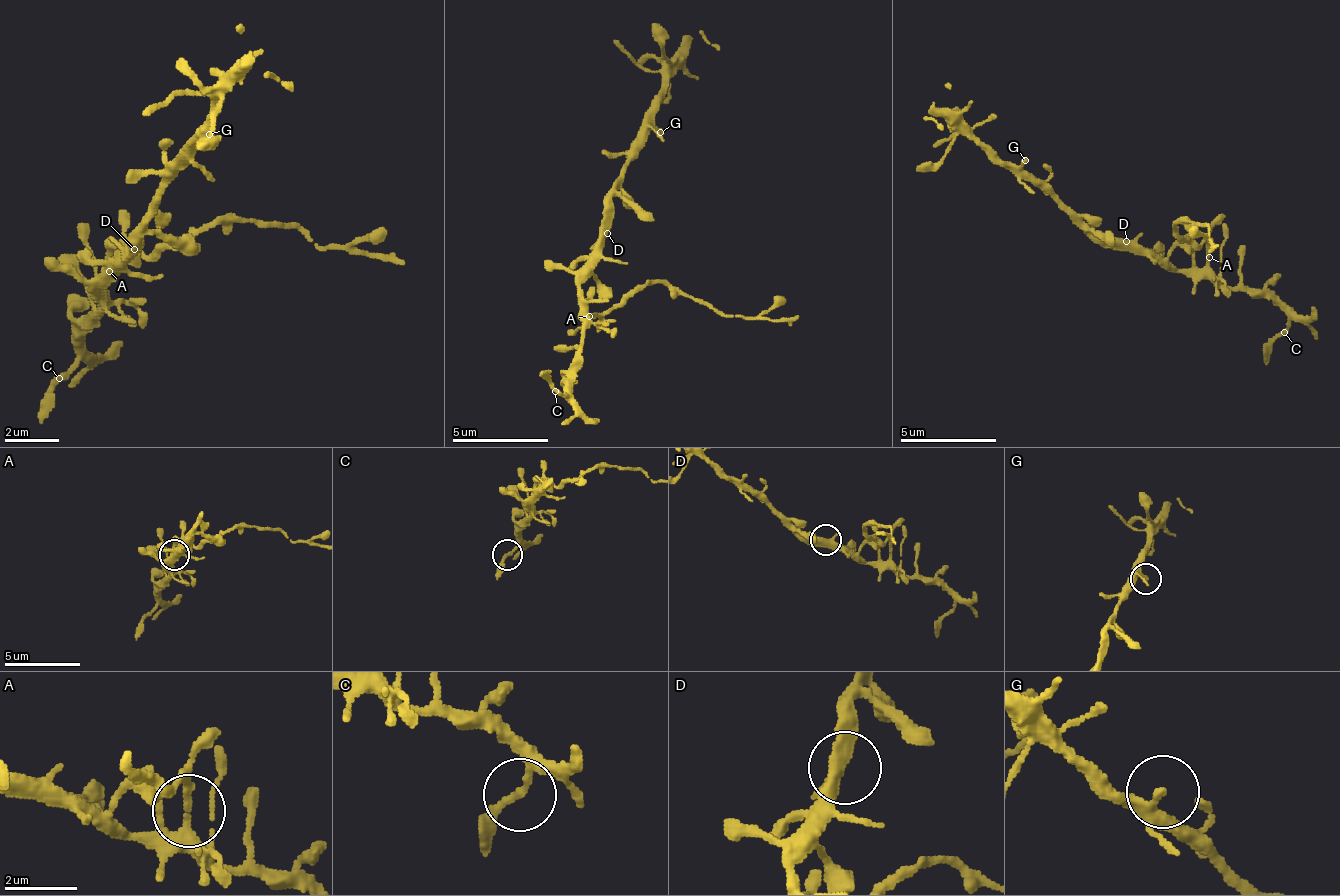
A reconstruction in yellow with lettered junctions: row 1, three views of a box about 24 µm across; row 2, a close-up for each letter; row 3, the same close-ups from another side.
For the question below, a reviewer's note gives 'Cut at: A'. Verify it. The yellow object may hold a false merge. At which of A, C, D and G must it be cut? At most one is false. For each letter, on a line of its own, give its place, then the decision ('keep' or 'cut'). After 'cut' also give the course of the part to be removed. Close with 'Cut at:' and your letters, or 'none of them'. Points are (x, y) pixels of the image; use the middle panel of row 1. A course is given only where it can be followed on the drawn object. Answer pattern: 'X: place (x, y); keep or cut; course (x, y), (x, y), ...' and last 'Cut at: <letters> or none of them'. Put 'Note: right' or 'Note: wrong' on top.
Note: right
A: place (589, 316); cut; course (588, 315), (607, 315), (655, 281), (708, 300), (727, 315), (742, 319), (799, 315)
C: place (555, 391); keep
D: place (607, 233); keep
G: place (660, 132); keep
Cut at: A

